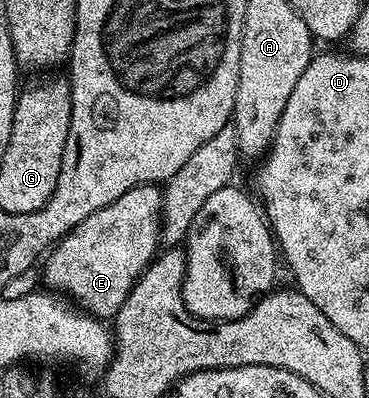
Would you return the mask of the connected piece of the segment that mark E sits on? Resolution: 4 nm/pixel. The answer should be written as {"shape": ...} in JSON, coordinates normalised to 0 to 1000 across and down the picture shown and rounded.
{"shape":[[[431,462],[377,465],[341,480],[341,490],[320,490],[309,510],[222,550],[206,575],[152,608],[117,658],[117,704],[122,696],[144,729],[195,749],[252,794],[312,799],[371,701],[425,643],[442,520],[444,487]]]}

